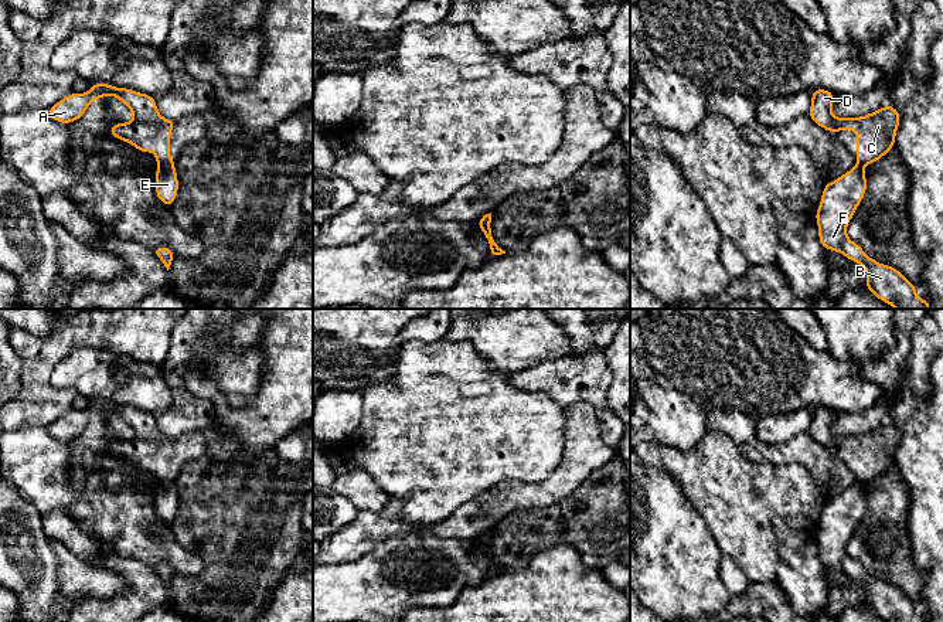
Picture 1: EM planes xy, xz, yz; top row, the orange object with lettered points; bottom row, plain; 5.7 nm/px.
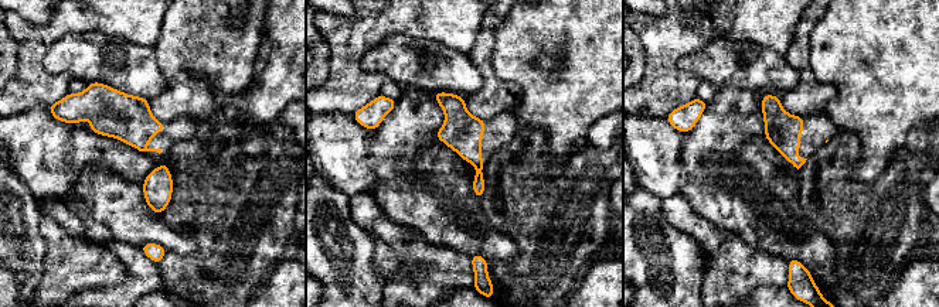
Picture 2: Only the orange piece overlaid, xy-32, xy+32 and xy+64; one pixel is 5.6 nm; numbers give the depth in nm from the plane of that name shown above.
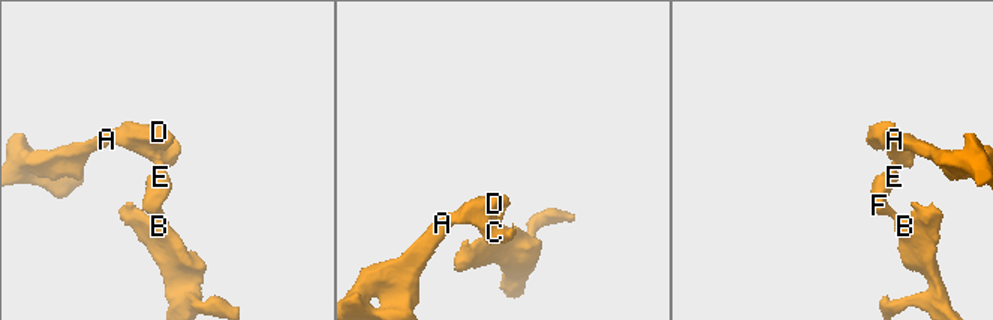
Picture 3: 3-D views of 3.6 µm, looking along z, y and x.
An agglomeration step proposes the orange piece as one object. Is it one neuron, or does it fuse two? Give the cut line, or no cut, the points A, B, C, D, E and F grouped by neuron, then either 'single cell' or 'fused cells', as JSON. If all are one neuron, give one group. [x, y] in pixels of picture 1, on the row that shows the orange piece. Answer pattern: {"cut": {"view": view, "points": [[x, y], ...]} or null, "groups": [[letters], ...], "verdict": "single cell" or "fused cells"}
{"cut": {"view": "xy", "points": [[173, 163], [162, 163], [159, 166]]}, "groups": [["A", "C", "D"], ["B", "E", "F"]], "verdict": "fused cells"}

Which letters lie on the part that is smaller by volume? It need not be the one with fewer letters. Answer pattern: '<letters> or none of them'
B, E, F

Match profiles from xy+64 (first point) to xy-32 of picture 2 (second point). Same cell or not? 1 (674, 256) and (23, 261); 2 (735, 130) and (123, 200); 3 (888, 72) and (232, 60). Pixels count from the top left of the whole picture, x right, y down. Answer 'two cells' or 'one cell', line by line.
1: one cell
2: one cell
3: two cells

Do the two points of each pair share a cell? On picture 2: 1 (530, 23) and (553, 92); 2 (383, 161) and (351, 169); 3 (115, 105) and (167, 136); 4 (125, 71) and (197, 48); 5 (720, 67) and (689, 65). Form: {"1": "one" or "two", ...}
{"1": "one", "2": "two", "3": "one", "4": "two", "5": "one"}

